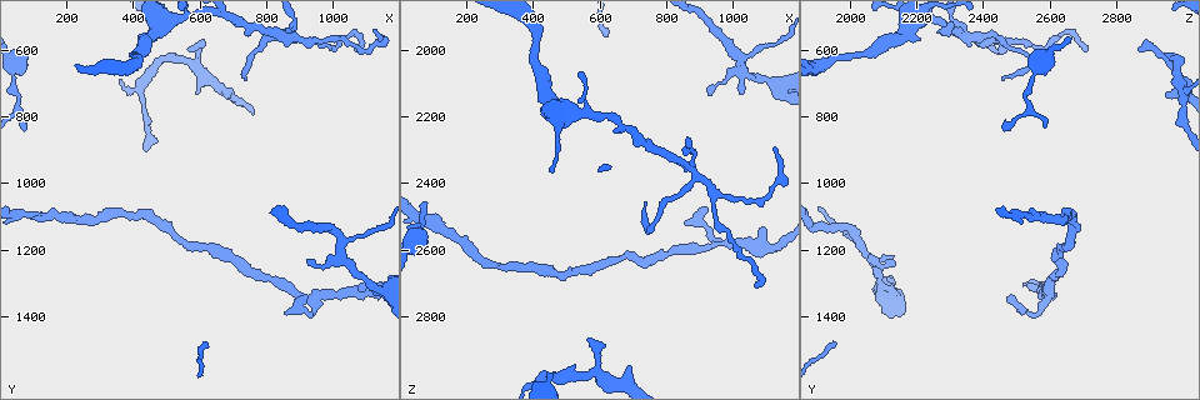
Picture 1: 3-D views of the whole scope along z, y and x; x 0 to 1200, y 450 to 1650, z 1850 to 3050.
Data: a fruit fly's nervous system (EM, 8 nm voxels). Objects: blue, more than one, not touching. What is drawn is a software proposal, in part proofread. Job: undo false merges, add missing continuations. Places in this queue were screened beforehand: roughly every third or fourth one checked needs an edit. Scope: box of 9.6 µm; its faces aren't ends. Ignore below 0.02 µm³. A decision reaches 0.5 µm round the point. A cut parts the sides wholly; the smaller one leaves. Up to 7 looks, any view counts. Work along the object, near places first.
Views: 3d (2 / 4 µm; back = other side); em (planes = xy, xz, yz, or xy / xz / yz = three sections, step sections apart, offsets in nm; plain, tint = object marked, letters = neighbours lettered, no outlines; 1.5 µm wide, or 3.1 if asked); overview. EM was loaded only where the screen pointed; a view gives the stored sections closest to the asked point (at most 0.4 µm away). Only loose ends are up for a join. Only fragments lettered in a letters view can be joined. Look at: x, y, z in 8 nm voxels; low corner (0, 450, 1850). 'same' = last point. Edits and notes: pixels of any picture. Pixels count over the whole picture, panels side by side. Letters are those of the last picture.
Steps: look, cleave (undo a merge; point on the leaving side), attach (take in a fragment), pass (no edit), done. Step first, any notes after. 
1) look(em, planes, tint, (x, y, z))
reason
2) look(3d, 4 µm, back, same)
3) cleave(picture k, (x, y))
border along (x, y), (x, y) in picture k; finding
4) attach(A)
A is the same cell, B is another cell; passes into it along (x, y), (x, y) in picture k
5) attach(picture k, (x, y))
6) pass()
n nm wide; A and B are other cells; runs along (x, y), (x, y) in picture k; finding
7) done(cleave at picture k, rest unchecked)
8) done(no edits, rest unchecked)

look(em, planes, plain, (880, 570, 2380))

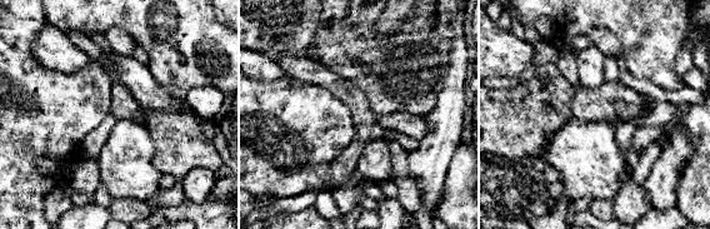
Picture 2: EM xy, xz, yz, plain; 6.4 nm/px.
look(em, planes, letters, same)
what lies round it

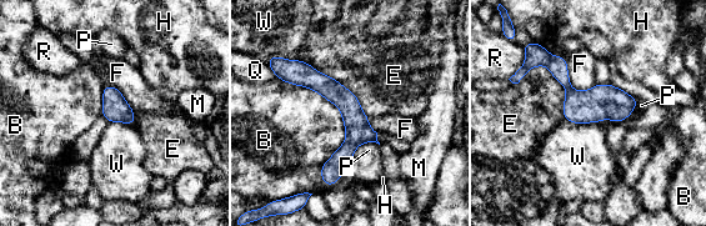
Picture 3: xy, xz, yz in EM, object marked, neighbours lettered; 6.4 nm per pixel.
pass()
B, E, F, H, M, P, Q, R and W are other cells; runs along (303, 75), (352, 114), (330, 181) in picture 3; continuous, no second cell

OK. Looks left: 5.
look(3d, 4 µm, (930, 1250, 2140))
an open end

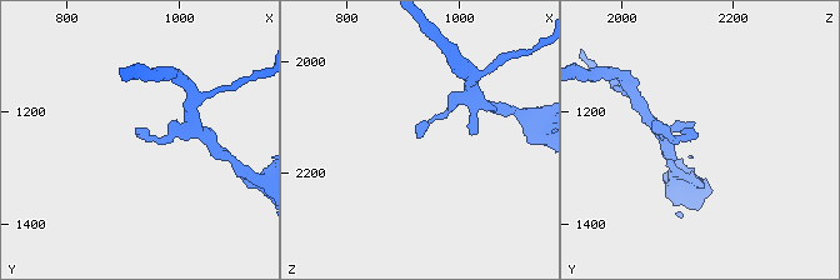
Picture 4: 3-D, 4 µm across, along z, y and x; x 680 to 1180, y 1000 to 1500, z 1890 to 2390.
look(em, xz, step 4, tint, (930, 1245, 2135))

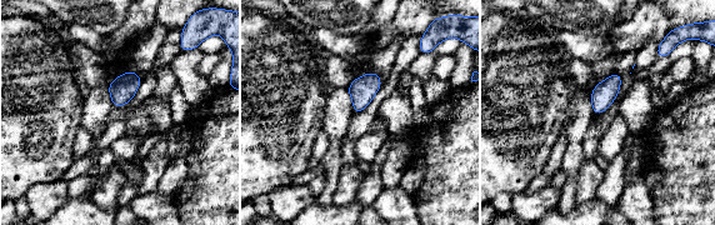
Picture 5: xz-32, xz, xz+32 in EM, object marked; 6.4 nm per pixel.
look(em, yz, step 8, letters, same)

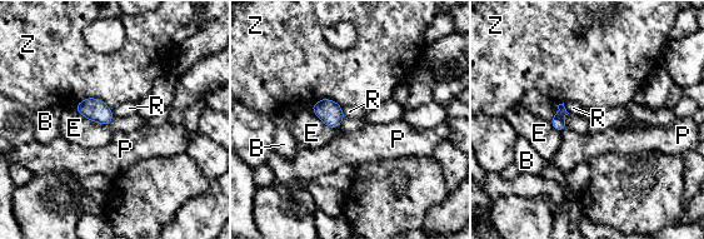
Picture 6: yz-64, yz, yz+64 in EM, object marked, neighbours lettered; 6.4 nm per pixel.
pass()
150 nm wide; B, E, P, R and Z are other cells; border along (73, 108), (86, 118), (108, 125) in picture 6; no lettered fragment goes on from it

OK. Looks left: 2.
look(em, xz, step 4, tint, (420, 710, 3000))

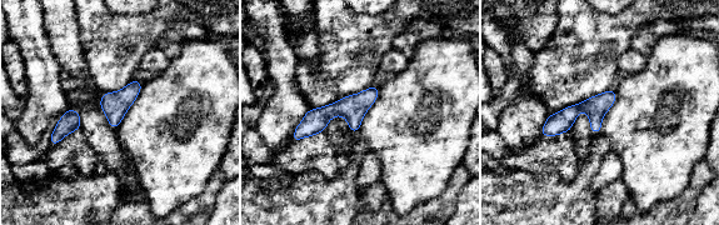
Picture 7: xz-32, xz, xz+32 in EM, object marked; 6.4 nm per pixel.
look(em, planes, letters, same)
cut it another way

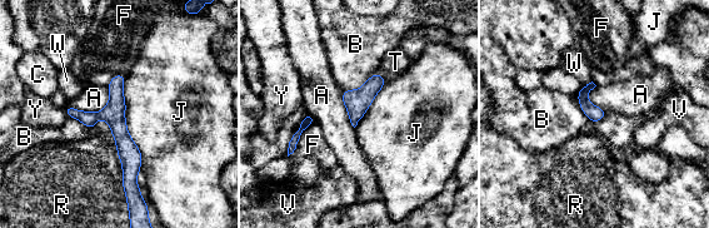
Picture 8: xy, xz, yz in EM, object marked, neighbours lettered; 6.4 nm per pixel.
pass()
100 nm wide; A, B, C, F, J, R, T, V, W and Y are other cells; border along (125, 74), (125, 125), (140, 170) in picture 8; continuous, no second cell

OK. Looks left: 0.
done(no edits, rest unchecked)

